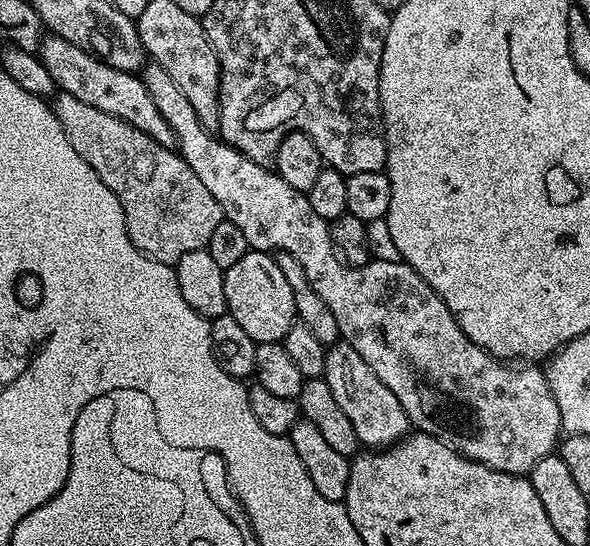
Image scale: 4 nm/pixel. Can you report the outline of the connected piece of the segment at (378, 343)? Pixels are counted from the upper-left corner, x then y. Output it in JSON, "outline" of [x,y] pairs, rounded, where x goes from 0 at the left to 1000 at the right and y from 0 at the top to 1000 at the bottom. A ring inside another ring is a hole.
{"outline":[[[253,115],[242,126],[241,145],[261,192],[293,240],[305,288],[329,311],[342,341],[356,348],[356,363],[369,370],[381,403],[397,407],[412,423],[422,456],[456,465],[483,462],[505,473],[505,487],[519,495],[525,524],[539,546],[559,560],[578,617],[600,634],[600,641],[614,648],[614,663],[661,707],[675,736],[681,736],[693,771],[710,789],[729,795],[729,777],[741,788],[753,784],[761,813],[780,810],[785,835],[873,872],[895,872],[912,844],[937,833],[953,799],[949,753],[920,672],[902,663],[849,663],[810,636],[773,588],[773,573],[764,571],[746,540],[693,484],[646,476],[631,476],[615,491],[585,484],[563,441],[558,405],[532,392],[532,377],[525,377],[517,353],[498,348],[466,313],[417,289],[378,255],[359,256],[361,244],[336,223],[329,194],[322,194],[315,172],[295,158],[295,143],[288,143],[275,121]]]}

